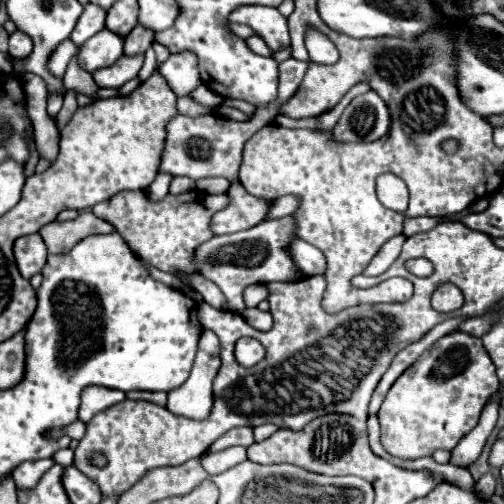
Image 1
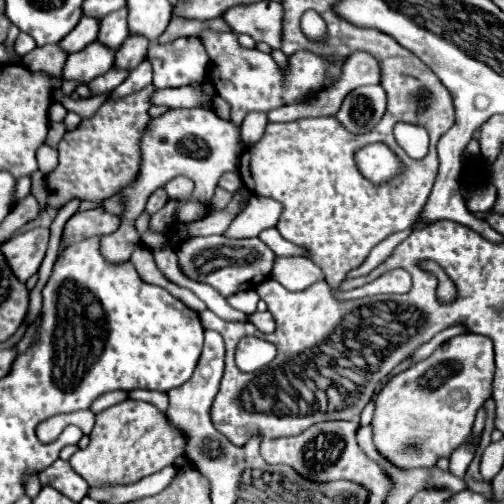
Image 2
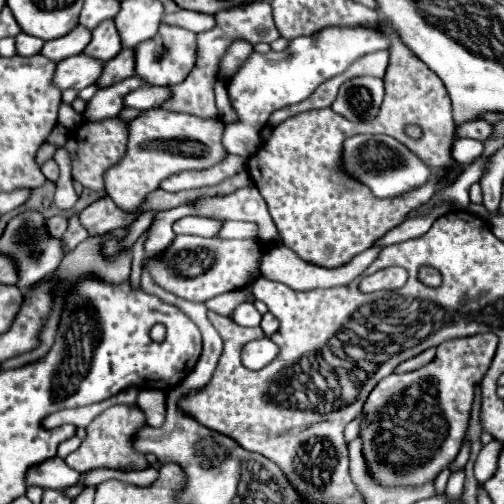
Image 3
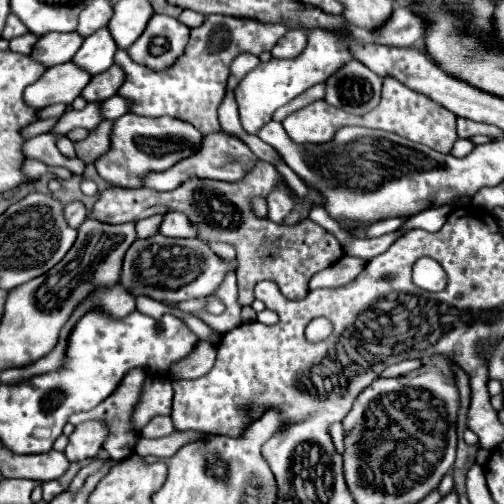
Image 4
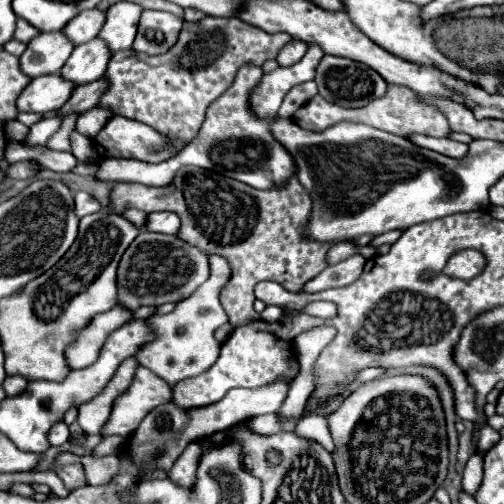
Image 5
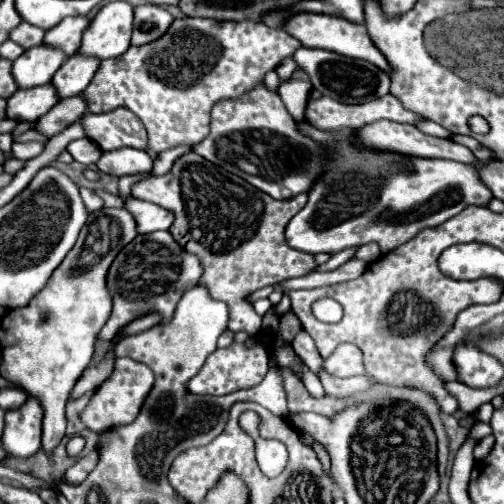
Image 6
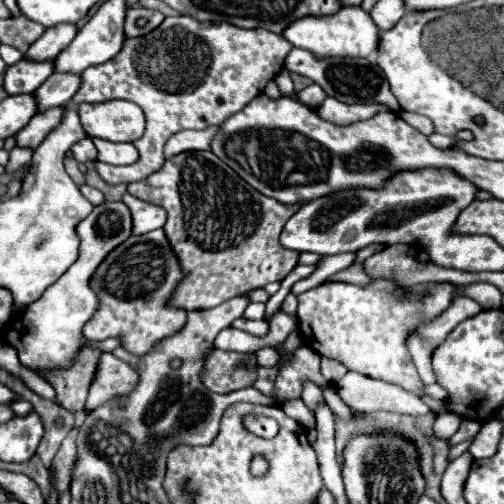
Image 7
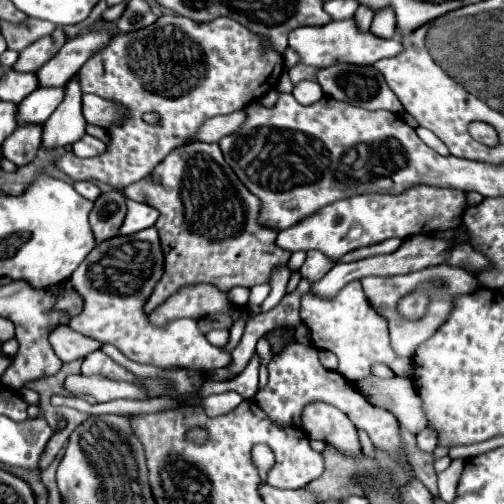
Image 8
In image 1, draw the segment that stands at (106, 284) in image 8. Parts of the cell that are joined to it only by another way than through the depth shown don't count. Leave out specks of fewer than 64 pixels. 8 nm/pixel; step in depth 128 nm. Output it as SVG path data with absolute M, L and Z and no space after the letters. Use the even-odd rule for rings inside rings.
M284 216L284 218L276 218L276 220L266 220L250 230L242 230L236 234L228 234L228 236L214 236L212 240L204 242L198 250L196 250L196 264L200 266L200 274L206 276L208 280L212 280L226 296L228 300L228 310L232 312L244 312L246 304L242 298L242 292L246 286L250 284L268 284L268 282L290 282L294 280L294 276L298 274L298 266L294 264L292 256L290 256L290 244L296 240L296 222L294 216Z

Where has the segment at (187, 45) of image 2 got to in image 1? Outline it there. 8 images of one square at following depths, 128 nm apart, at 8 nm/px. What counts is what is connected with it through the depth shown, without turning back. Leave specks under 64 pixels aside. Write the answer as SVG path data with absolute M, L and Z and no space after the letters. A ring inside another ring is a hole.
M190 52L172 54L160 66L160 74L168 80L168 84L176 96L188 96L192 90L196 90L202 84L196 56Z

